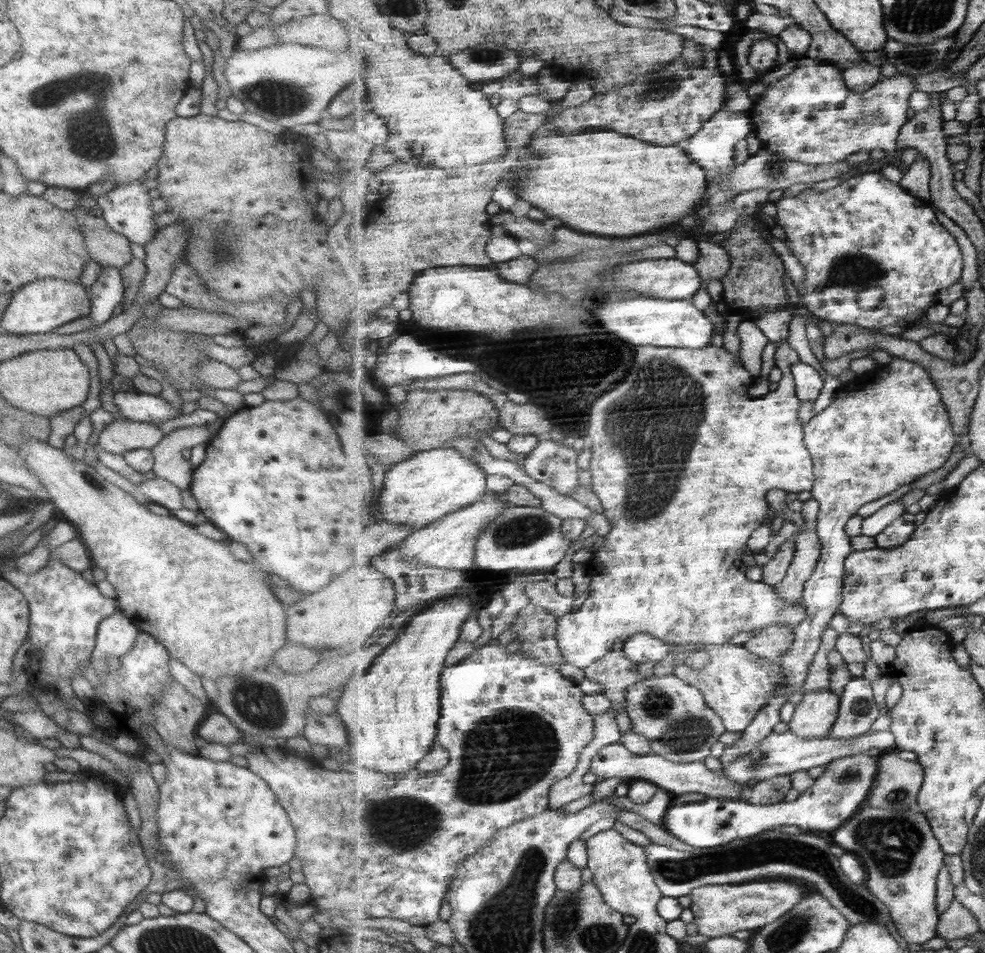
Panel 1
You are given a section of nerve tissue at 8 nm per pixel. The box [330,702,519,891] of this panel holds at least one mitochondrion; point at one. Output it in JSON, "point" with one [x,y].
{"point":[398,822]}

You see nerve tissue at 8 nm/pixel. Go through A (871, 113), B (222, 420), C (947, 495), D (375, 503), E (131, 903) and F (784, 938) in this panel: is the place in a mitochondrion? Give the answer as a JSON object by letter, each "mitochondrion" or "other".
{"A":"mitochondrion","B":"other","C":"other","D":"other","E":"other","F":"mitochondrion"}

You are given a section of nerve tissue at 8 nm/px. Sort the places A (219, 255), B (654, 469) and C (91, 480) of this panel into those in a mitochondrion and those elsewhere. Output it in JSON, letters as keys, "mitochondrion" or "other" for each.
{"A":"mitochondrion","B":"mitochondrion","C":"other"}

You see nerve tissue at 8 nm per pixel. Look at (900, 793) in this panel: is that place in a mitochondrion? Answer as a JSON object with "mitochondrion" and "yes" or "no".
{"mitochondrion":"yes"}

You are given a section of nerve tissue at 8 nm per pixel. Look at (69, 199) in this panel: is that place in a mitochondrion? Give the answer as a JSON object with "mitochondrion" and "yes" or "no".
{"mitochondrion":"no"}

